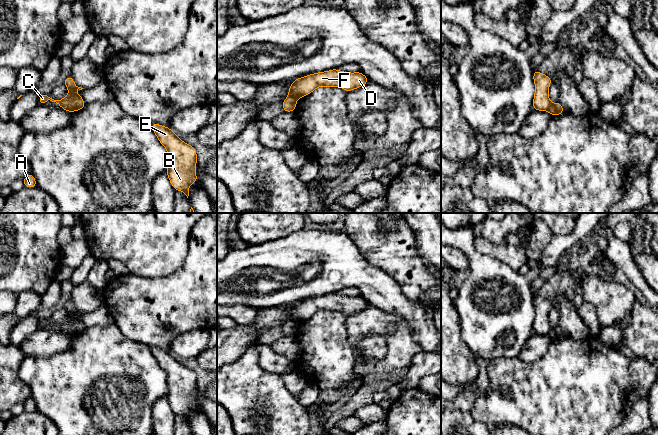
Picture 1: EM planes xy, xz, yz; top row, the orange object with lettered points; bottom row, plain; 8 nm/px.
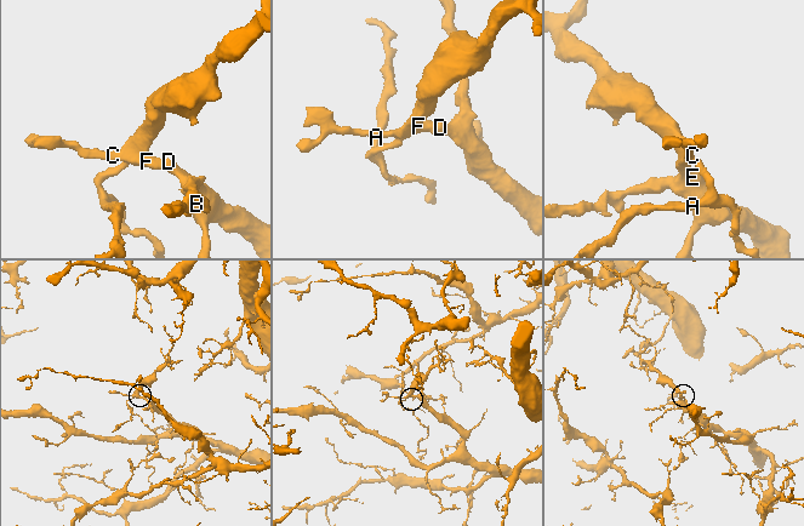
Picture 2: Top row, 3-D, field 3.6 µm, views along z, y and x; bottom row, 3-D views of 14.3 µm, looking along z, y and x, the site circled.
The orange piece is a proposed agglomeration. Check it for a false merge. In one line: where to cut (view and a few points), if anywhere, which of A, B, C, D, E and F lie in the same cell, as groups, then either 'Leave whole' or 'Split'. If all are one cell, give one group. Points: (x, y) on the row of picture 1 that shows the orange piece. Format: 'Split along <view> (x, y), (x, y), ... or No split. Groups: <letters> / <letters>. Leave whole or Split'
Split along xz (289, 95), (297, 98). Groups: A / B C D E F. Split

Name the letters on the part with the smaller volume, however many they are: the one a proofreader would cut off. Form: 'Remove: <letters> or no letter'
Remove: A

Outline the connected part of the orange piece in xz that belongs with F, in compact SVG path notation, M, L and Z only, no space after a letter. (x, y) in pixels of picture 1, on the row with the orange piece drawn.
M339 69L317 72L300 77L290 85L289 96L301 98L309 95L318 87L340 87L346 92L360 88L368 83L369 79L362 72L343 72Z

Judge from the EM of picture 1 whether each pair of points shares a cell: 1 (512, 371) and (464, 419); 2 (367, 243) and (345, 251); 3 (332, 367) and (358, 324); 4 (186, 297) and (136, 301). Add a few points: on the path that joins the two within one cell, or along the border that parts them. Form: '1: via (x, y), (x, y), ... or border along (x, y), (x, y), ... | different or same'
1: border along (469, 411), (476, 420), (485, 424) | different
2: border along (345, 233), (361, 255), (372, 265) | different
3: border along (345, 318), (347, 340), (354, 346), (354, 364) | different
4: via (174, 297), (150, 297), (148, 295) | same

